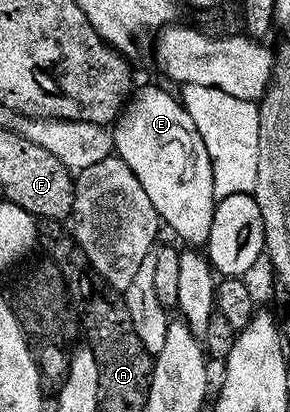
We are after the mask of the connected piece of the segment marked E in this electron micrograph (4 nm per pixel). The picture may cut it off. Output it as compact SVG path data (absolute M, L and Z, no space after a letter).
M147 90L143 95L127 103L117 125L114 127L115 149L118 157L141 180L141 188L149 192L149 200L153 200L153 208L157 208L160 219L191 248L206 247L213 232L213 216L217 199L215 181L213 180L213 164L209 156L209 148L205 148L205 140L201 140L201 132L197 132L197 124L193 124L193 116L183 106L178 97L175 98L167 90Z

